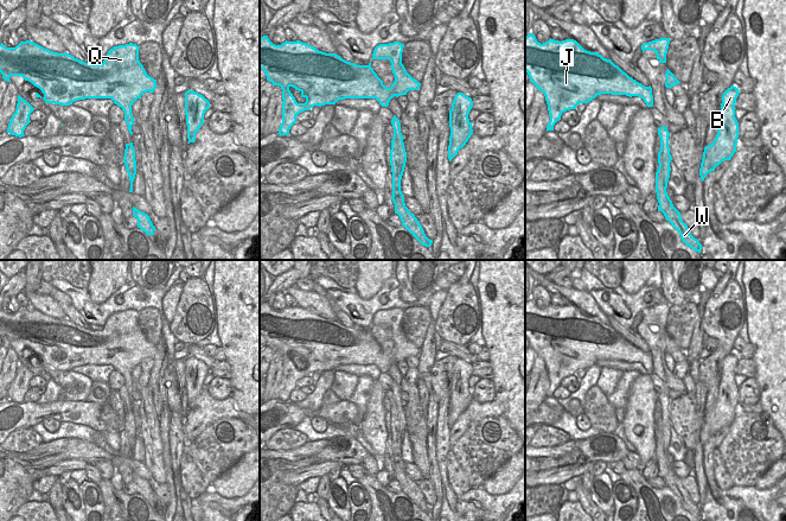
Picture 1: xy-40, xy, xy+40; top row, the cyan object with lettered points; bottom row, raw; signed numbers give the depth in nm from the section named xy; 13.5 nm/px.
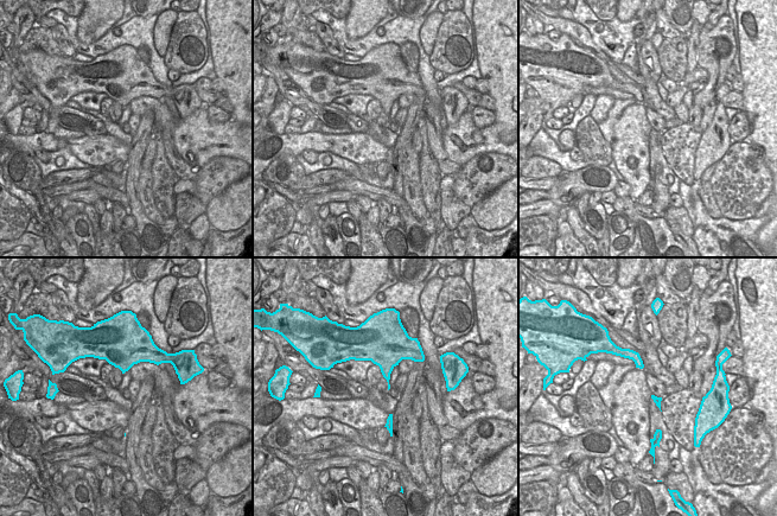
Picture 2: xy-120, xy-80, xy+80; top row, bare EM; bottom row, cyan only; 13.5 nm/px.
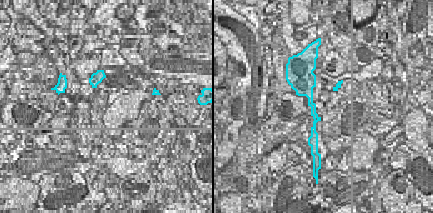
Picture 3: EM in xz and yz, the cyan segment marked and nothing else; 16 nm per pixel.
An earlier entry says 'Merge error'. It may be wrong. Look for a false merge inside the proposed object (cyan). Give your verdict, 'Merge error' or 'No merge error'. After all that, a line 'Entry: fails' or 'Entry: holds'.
Merge error
Entry: holds

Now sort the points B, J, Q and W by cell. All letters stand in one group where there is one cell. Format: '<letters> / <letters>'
B J Q / W

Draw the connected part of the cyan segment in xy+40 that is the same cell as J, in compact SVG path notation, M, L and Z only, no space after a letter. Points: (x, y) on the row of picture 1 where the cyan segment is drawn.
M533 33L528 34L525 37L525 71L530 82L545 96L550 116L547 132L554 131L555 123L561 120L564 112L576 109L579 103L588 103L601 94L638 96L644 100L647 107L653 107L651 85L643 85L611 59L603 58L598 52L584 50L574 39L558 42L550 38L541 44Z

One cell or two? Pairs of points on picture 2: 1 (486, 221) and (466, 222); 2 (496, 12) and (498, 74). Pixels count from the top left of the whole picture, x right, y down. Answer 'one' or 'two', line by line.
1: two
2: one

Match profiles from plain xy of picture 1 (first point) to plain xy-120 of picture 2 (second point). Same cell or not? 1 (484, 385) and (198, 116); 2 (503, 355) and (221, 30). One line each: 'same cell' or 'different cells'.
1: different cells
2: same cell

